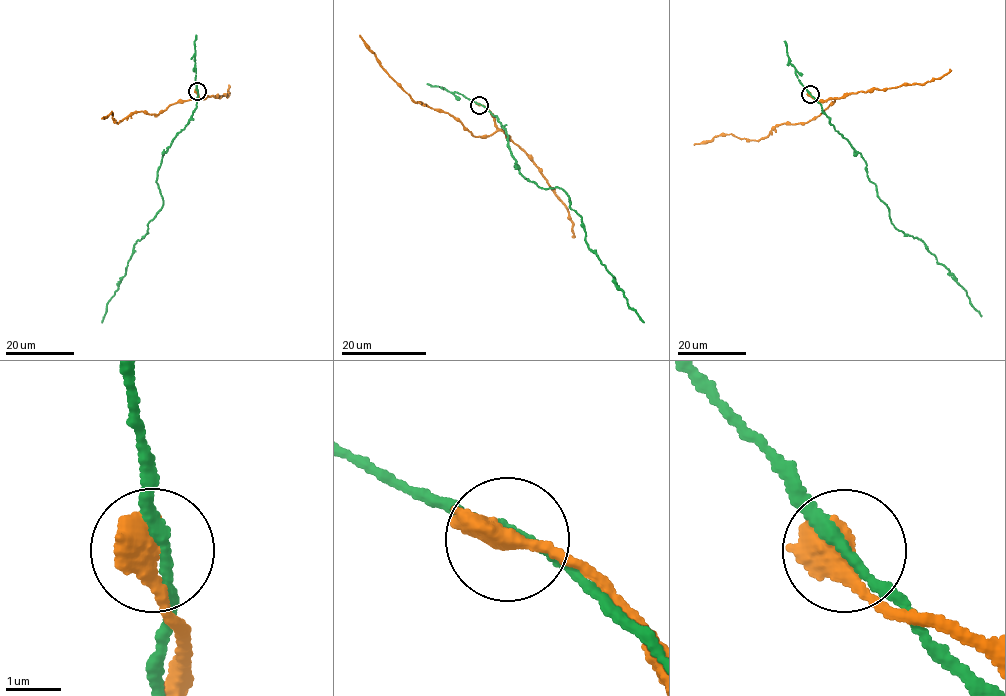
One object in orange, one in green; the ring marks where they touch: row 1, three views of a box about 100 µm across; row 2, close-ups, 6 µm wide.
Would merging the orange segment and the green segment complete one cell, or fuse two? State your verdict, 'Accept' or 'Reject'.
Reject

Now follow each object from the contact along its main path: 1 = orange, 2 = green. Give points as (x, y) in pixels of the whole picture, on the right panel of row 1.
1: (810, 94), (819, 100), (834, 98), (834, 102), (806, 122), (773, 127), (758, 141), (719, 134), (694, 145)
2: (810, 94), (836, 131), (861, 155), (867, 177), (888, 208), (892, 224), (921, 239), (966, 291), (981, 317)

